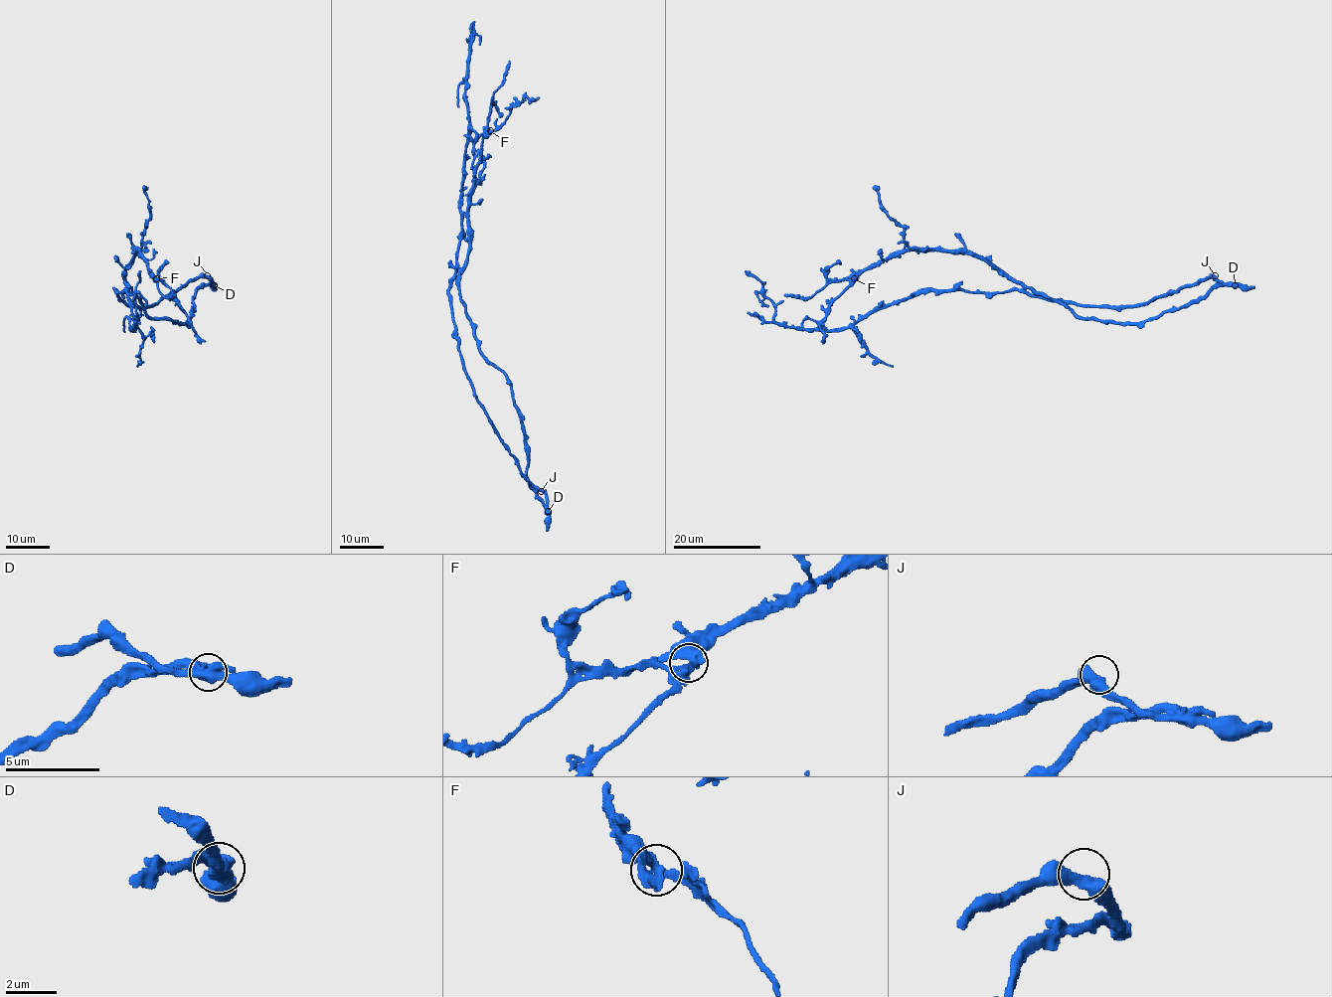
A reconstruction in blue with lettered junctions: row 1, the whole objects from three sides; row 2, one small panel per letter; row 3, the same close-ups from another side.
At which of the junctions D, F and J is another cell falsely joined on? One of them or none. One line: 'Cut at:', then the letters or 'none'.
Cut at: D

